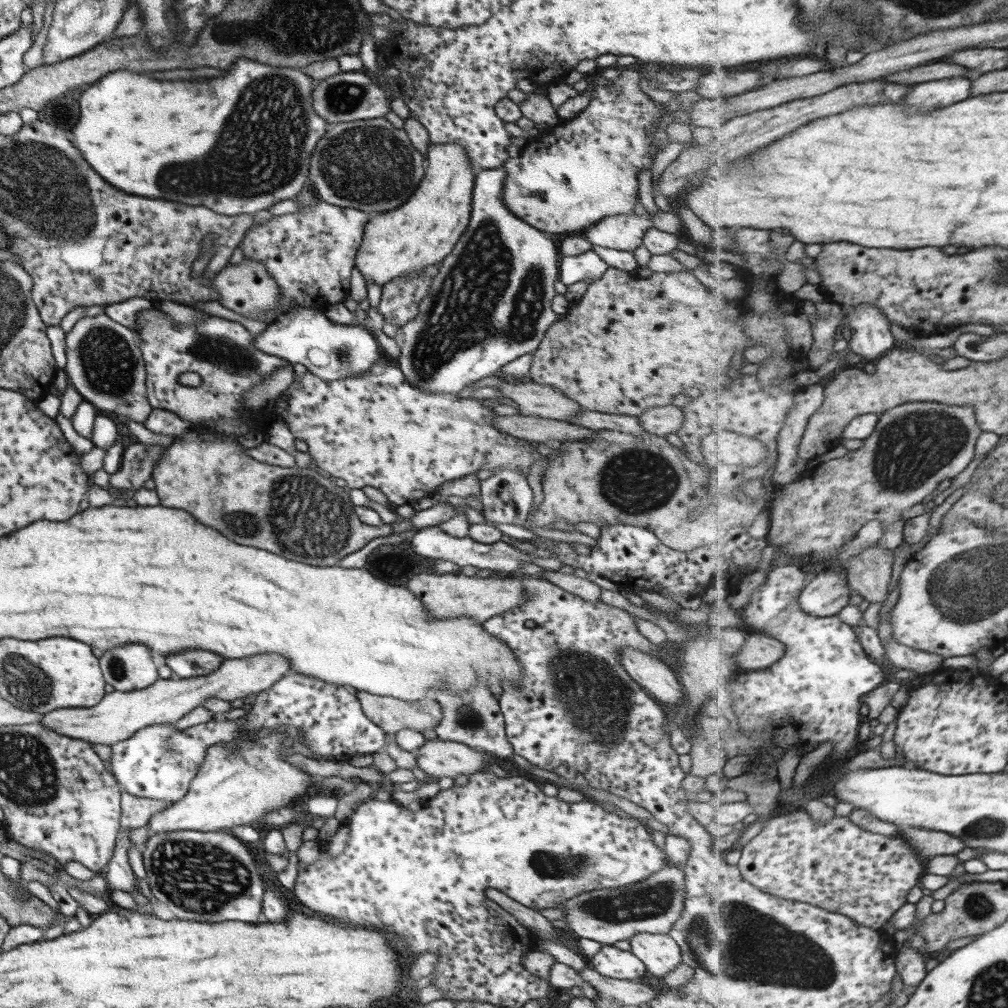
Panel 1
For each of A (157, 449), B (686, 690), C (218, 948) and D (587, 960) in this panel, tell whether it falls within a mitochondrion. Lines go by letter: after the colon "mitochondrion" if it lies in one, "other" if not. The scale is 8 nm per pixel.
A: other
B: other
C: other
D: other

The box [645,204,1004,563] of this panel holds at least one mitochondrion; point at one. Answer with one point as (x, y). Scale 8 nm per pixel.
(915, 445)

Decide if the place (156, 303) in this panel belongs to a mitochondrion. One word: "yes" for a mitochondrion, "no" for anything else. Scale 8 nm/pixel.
no

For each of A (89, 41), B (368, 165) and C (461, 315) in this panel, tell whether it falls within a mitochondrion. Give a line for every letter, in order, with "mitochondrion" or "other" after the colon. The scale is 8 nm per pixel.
A: other
B: mitochondrion
C: mitochondrion

